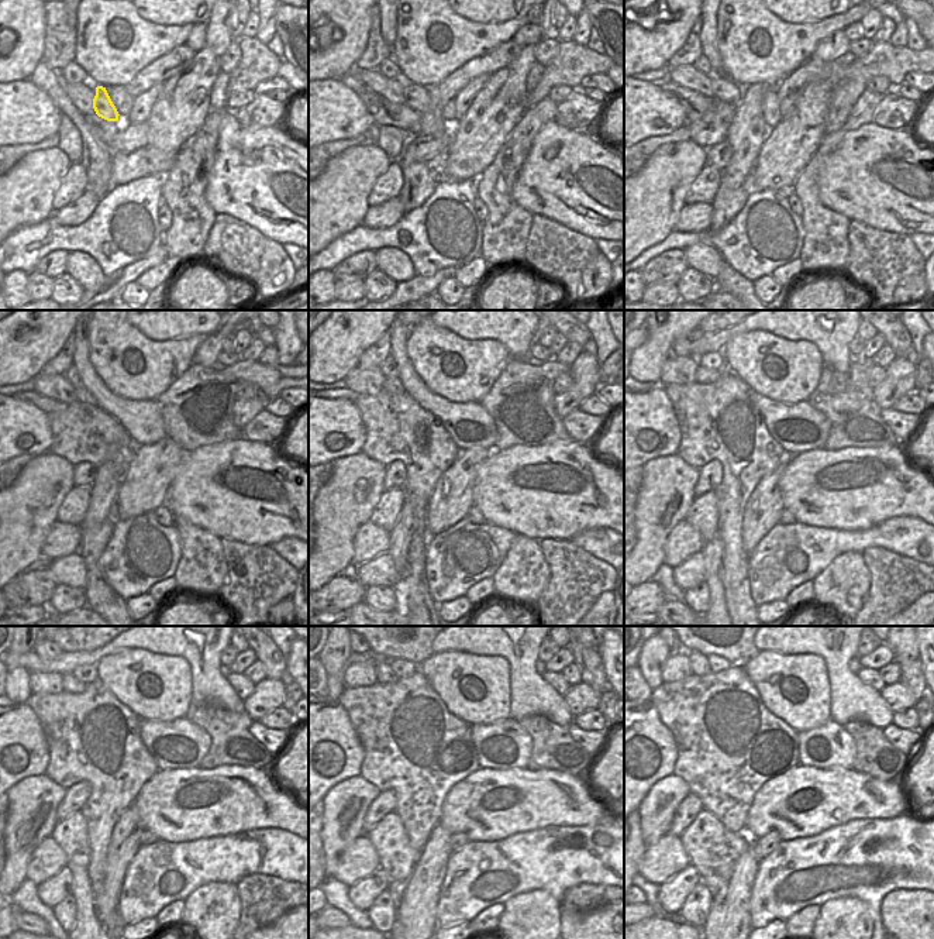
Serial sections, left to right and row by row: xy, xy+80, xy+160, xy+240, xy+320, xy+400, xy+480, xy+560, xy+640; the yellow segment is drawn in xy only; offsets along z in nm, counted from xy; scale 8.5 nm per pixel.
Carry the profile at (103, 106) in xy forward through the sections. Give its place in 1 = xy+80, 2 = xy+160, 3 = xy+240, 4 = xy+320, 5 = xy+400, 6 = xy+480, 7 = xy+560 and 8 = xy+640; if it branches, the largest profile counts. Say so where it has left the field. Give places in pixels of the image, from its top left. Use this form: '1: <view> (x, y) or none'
1: xy+80 (417, 97)
2: xy+160 (724, 89)
3: xy+240 (82, 395)
4: xy+320 (393, 385)
5: xy+400 (703, 375)
6: xy+480 (71, 684)
7: xy+560 (385, 673)
8: xy+640 (699, 666)

